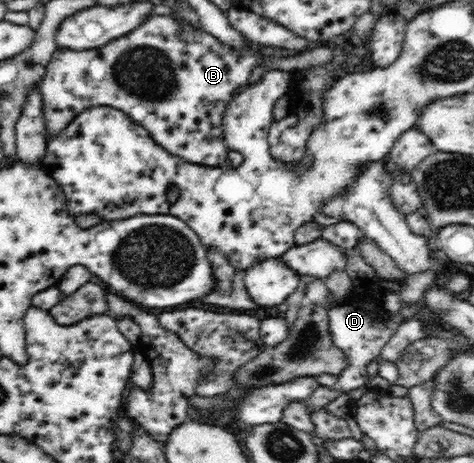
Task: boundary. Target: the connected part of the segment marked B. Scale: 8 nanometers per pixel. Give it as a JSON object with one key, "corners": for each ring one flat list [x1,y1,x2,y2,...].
{"corners":[[150,16,144,25,138,29,128,32,126,36,116,38,112,42,108,42,106,46,90,50,70,50,56,48,50,56,50,62,46,66,46,72,41,80,40,95,42,95,42,103,44,103,44,125,46,125,46,142,48,142,55,134,58,134,63,128,68,126,68,123,80,112,88,107,95,106,111,106,112,108,125,112,135,123,140,123,142,127,148,130,152,135,152,139,160,146,164,147,168,153,180,156,186,161,196,163,202,166,223,167,227,163,227,155,229,153,228,145,224,141,224,127,222,127,222,116,226,106,230,104,235,97,236,88,244,86,250,78,252,69,261,64,262,58,265,55,256,53,250,50,236,50,233,46,222,44,218,38,212,36,207,31,194,29,187,22,181,25,178,24,172,17,168,16]]}

